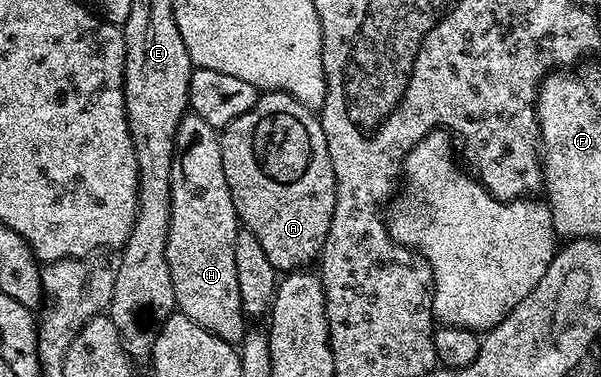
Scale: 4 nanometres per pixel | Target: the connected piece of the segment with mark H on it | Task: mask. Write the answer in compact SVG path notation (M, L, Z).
M186 113L174 136L174 151L165 260L169 263L177 308L180 315L191 318L191 322L215 334L215 338L237 346L247 331L233 249L239 221L223 172L218 131L198 115Z

